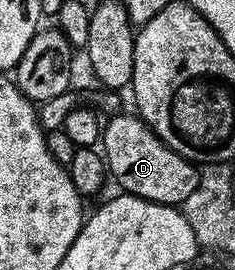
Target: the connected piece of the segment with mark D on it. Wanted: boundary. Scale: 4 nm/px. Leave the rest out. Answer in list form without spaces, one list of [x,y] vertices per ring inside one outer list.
[[[117,114],[110,122],[104,123],[100,149],[103,151],[103,157],[108,173],[115,181],[121,185],[120,189],[127,194],[134,194],[148,202],[158,202],[164,206],[180,207],[187,200],[187,196],[191,196],[191,192],[195,192],[195,188],[199,184],[201,175],[198,167],[187,161],[183,156],[179,156],[165,141],[148,126],[140,116],[129,114]]]

